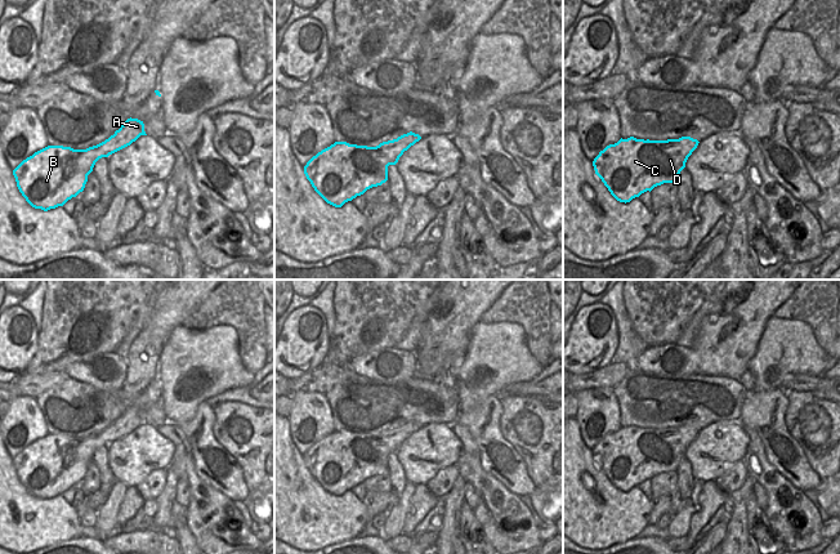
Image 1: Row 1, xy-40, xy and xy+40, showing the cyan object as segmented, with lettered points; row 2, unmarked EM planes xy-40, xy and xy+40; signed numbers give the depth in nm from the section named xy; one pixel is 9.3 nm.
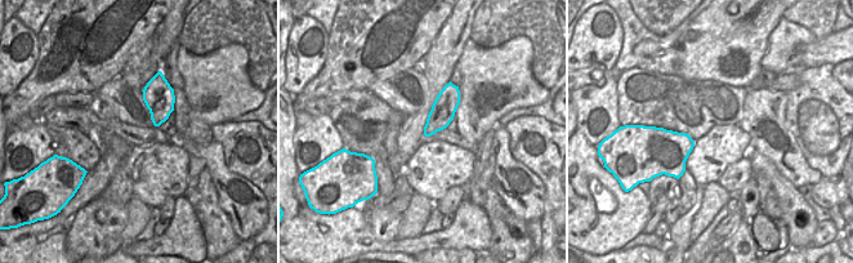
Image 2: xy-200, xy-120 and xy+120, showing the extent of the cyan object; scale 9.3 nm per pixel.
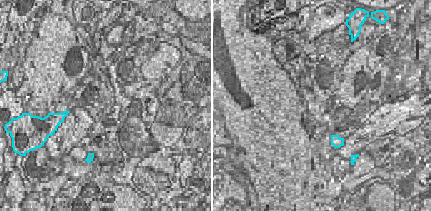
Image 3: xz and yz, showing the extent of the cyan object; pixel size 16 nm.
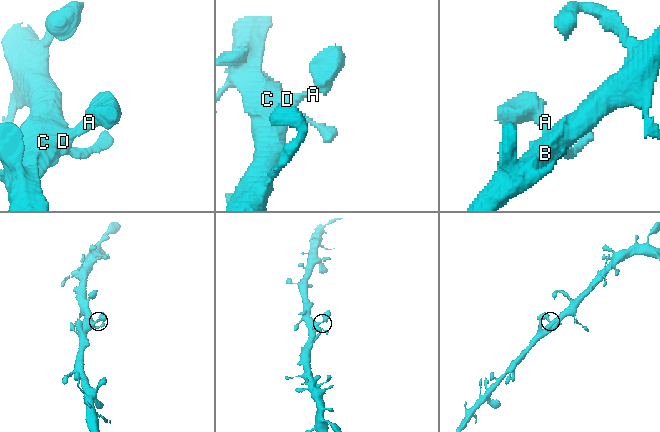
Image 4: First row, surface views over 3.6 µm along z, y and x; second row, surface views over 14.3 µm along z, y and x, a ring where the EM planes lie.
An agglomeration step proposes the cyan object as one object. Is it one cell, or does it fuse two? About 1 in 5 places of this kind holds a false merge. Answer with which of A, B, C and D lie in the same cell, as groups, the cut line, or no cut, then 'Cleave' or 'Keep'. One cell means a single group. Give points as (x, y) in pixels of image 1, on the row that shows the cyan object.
Groups: A B C D. No split. Keep

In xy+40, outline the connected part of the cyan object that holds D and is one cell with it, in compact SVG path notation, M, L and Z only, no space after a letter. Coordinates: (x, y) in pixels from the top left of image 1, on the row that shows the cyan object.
M691 137L667 140L621 138L600 151L593 166L611 195L626 204L657 186L676 183L698 143Z

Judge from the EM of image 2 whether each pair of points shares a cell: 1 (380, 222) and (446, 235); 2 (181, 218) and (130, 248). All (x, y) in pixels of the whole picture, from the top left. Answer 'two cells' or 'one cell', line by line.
1: two cells
2: one cell

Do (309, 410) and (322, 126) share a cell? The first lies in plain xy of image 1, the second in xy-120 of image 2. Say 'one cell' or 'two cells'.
one cell

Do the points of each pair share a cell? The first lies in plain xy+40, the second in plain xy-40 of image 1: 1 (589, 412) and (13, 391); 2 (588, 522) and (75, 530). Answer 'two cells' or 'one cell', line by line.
1: two cells
2: one cell

